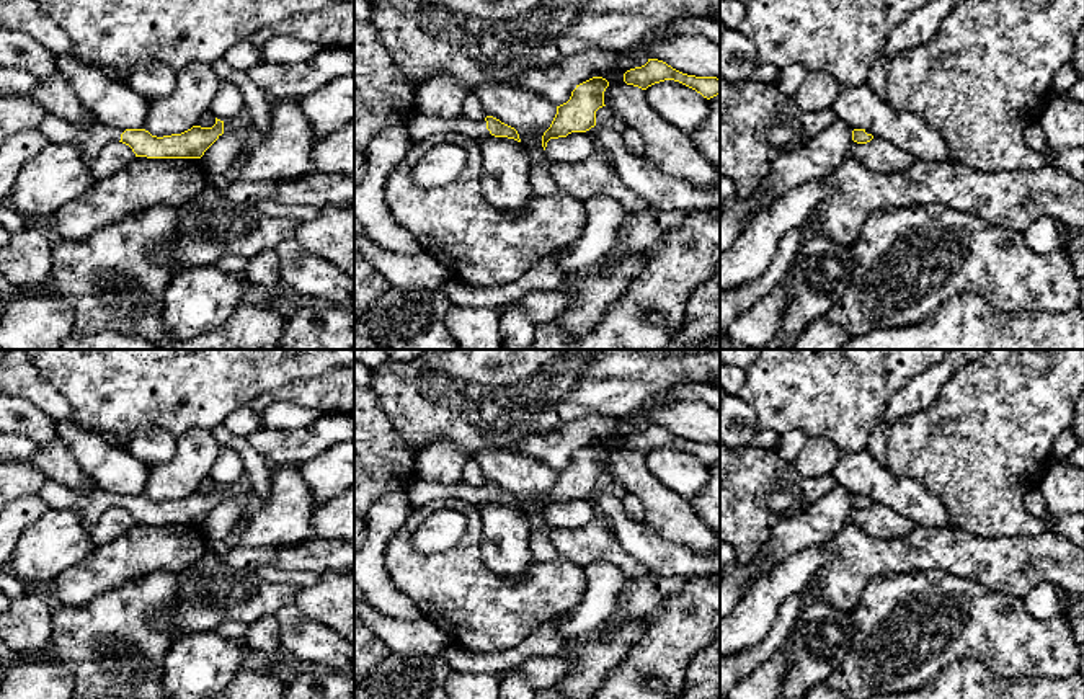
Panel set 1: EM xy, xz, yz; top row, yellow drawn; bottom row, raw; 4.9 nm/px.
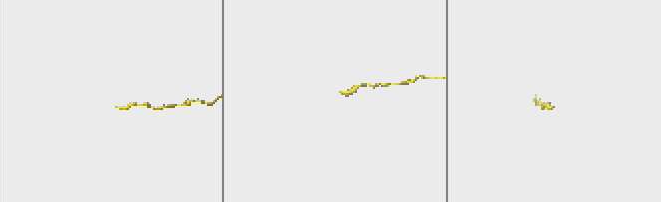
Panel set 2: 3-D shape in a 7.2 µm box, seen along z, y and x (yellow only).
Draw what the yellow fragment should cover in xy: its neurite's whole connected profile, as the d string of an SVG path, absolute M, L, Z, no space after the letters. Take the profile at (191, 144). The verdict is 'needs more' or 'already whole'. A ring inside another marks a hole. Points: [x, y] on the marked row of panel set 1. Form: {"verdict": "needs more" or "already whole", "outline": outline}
{"verdict": "needs more", "outline": "M46 113L39 131L51 144L72 144L82 150L82 160L91 167L98 154L109 142L122 142L136 157L147 158L201 158L204 152L224 134L224 121L215 118L212 127L193 126L181 134L157 137L145 129L116 129L101 122L88 129Z"}

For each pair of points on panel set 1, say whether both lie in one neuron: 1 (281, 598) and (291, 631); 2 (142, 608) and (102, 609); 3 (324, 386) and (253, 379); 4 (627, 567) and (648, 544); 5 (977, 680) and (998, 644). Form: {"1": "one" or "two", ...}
{"1": "two", "2": "one", "3": "two", "4": "two", "5": "two"}

